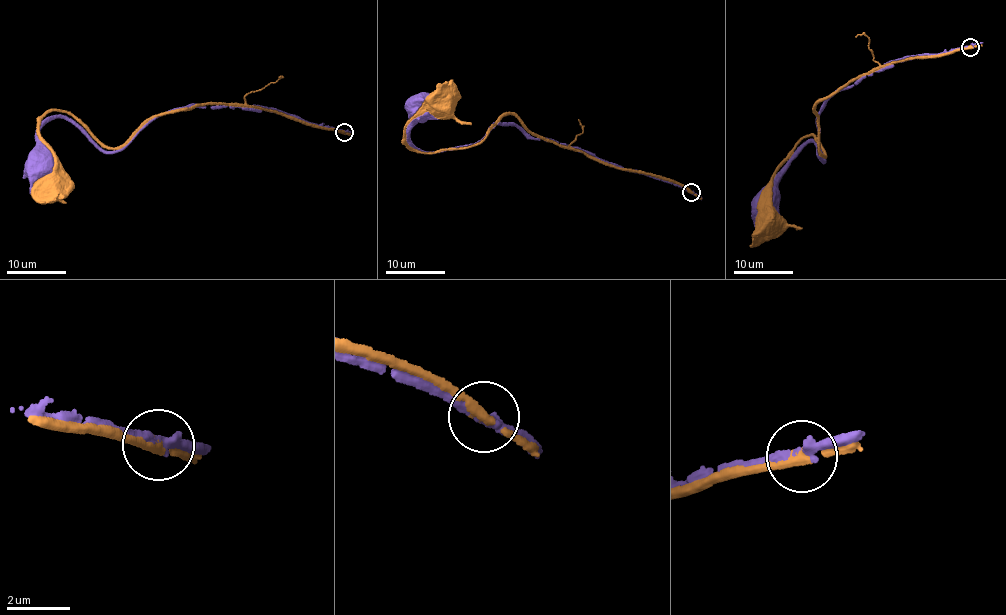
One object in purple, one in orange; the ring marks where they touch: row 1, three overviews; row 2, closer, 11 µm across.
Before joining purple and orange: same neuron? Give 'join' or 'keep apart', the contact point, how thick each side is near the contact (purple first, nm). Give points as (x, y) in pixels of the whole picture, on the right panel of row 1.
keep apart; place (970, 47); calibres 280 and 240 nm

